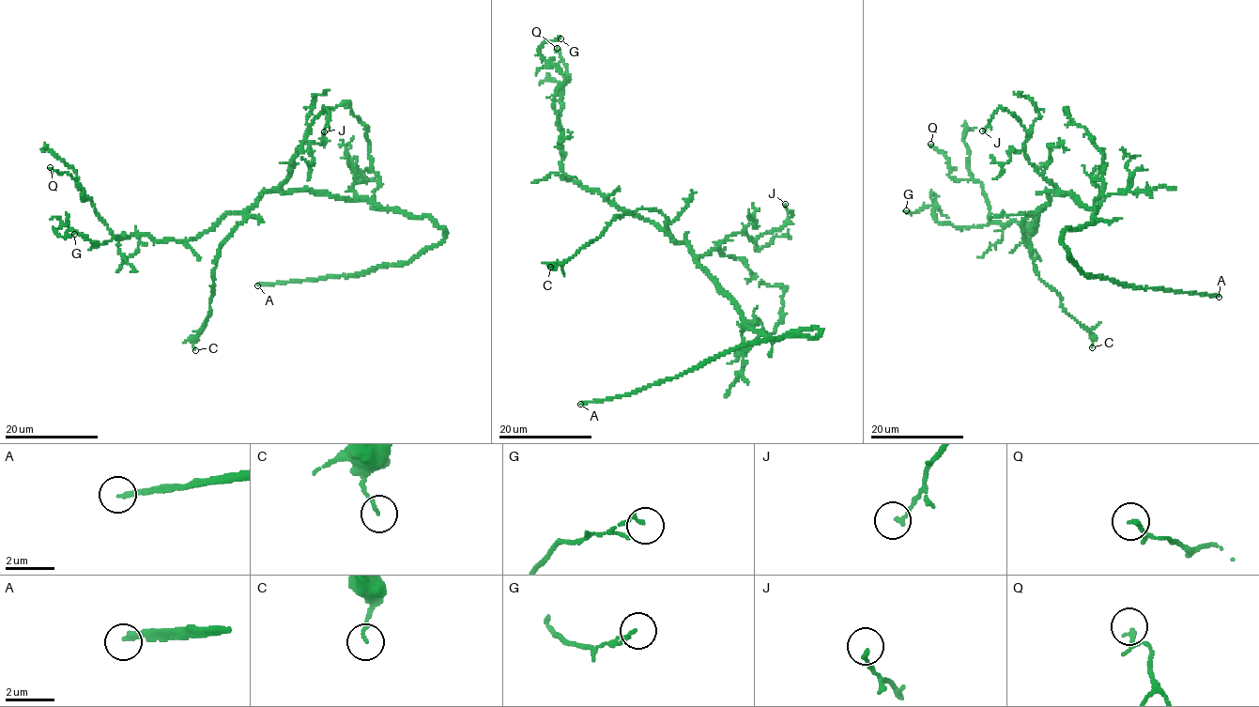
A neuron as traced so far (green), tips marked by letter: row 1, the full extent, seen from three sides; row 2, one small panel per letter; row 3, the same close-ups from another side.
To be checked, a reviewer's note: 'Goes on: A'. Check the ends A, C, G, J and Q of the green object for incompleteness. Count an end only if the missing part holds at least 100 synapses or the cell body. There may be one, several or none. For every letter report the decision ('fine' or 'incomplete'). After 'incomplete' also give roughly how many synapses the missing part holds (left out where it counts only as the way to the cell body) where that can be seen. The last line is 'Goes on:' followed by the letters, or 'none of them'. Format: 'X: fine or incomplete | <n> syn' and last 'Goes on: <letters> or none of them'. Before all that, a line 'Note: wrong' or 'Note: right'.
Note: right
A: incomplete | 300 syn
C: fine
G: fine
J: fine
Q: fine
Goes on: A

